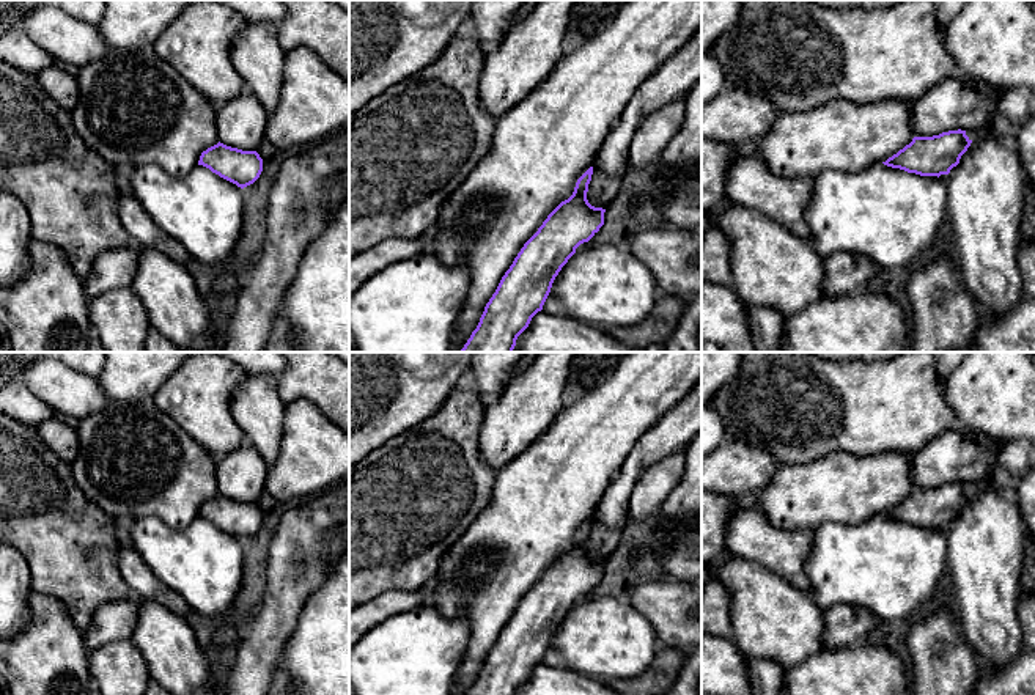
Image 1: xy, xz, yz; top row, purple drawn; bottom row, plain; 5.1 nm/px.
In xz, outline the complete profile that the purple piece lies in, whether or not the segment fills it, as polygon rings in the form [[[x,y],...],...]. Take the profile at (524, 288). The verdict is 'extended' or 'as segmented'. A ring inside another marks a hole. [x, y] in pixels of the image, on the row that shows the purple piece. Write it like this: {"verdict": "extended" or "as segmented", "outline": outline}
{"verdict": "as segmented", "outline": [[[593,167],[577,179],[573,195],[562,201],[524,244],[486,303],[477,329],[459,352],[513,352],[518,336],[529,327],[532,318],[543,310],[562,267],[576,253],[576,248],[588,242],[604,225],[606,209],[595,208],[587,200],[591,175]]]}

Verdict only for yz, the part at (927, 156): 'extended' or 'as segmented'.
as segmented

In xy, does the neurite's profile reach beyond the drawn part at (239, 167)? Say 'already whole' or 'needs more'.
already whole

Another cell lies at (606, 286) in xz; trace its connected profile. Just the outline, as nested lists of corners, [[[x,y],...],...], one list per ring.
[[[615,245],[574,253],[551,291],[568,318],[599,329],[639,325],[662,296],[650,269]]]

